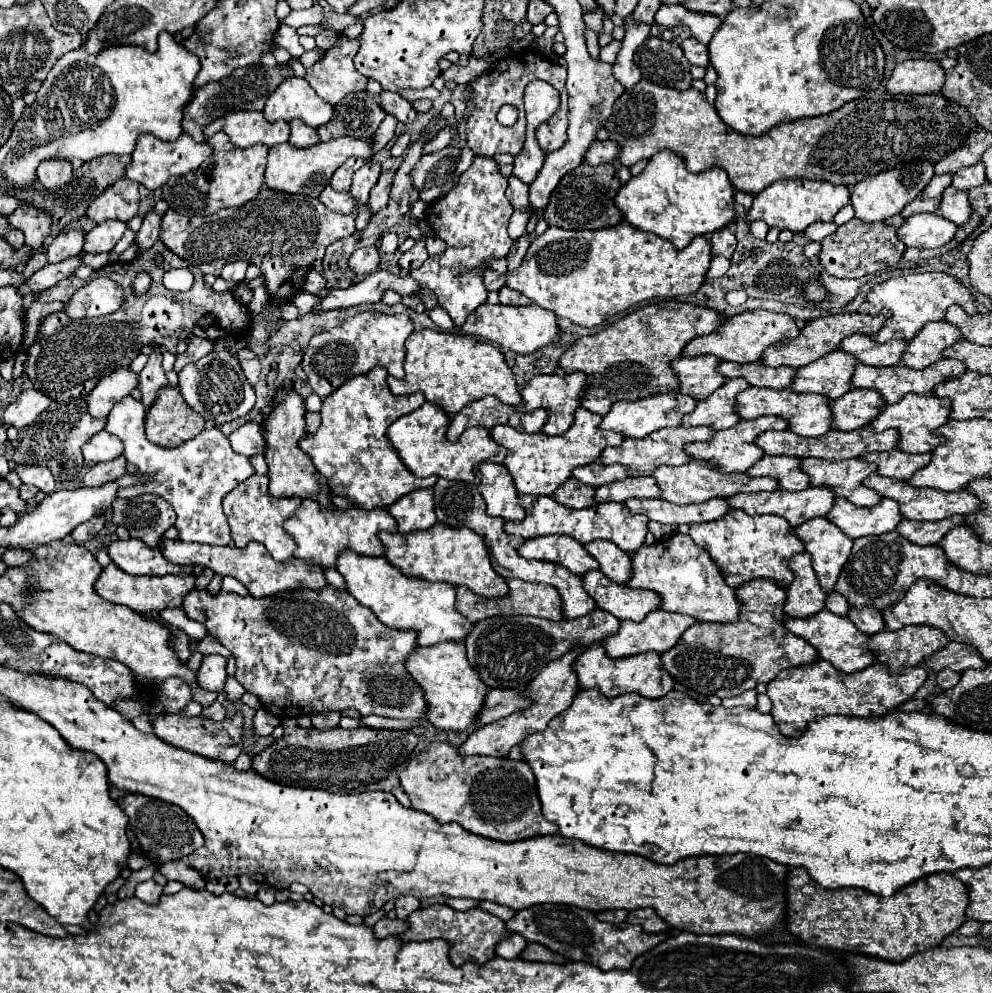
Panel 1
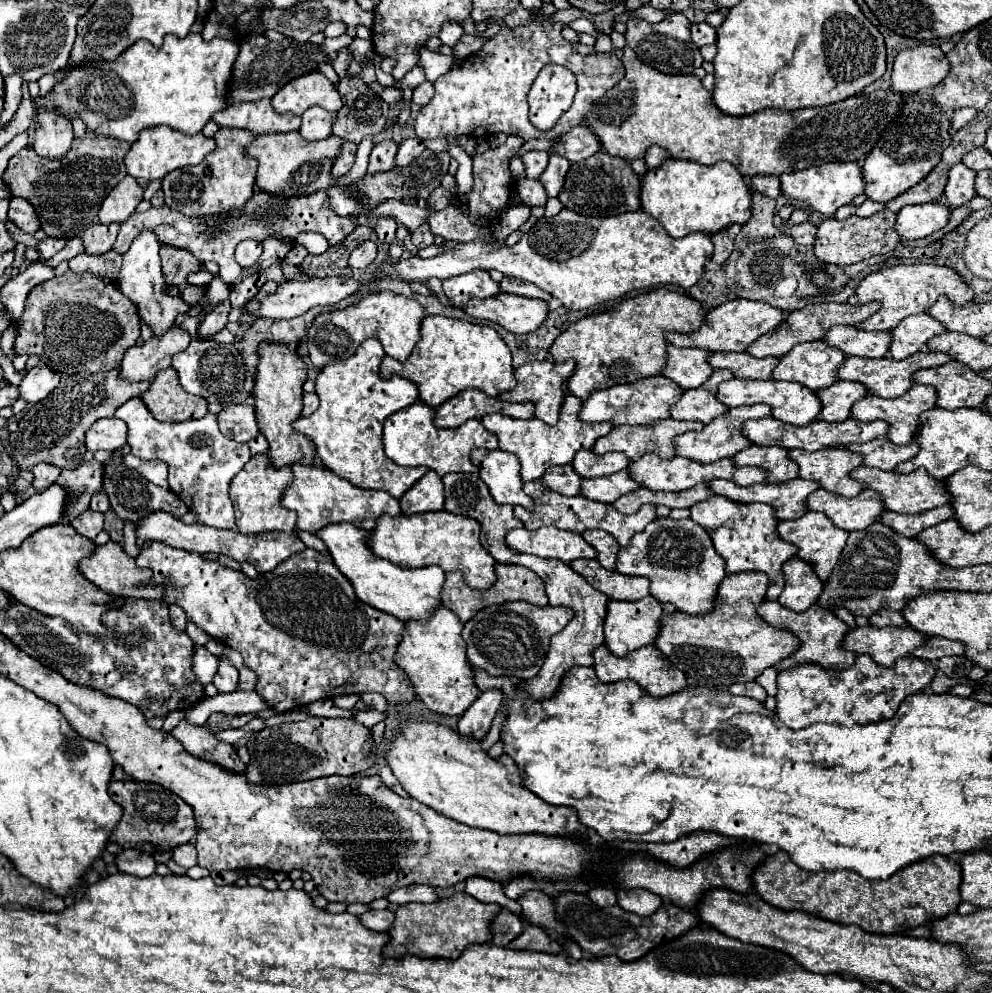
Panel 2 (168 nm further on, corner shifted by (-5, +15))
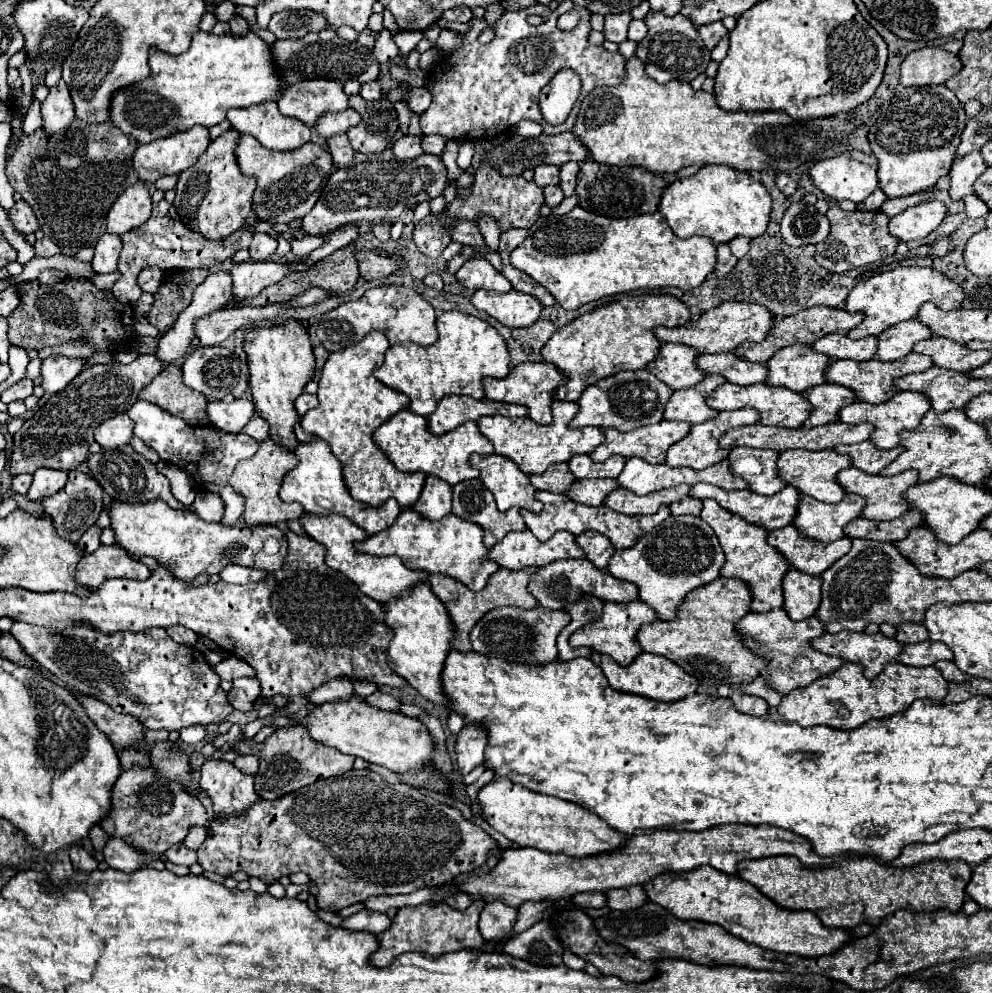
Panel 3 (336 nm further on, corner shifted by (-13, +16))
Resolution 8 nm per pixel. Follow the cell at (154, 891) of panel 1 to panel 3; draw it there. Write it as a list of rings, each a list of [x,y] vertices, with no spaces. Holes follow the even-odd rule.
[[[116,836],[108,838],[102,854],[104,854],[104,860],[110,868],[116,868],[122,872],[134,872],[134,870],[146,866],[148,862],[156,860],[150,854],[138,854],[130,844],[126,844],[124,840],[120,840]]]

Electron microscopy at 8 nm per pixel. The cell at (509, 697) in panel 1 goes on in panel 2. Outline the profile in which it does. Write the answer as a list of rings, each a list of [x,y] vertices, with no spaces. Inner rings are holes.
[[[486,689],[478,695],[478,699],[466,709],[466,713],[458,721],[458,733],[464,737],[484,739],[490,729],[490,723],[496,711],[502,705],[502,691],[500,689]]]

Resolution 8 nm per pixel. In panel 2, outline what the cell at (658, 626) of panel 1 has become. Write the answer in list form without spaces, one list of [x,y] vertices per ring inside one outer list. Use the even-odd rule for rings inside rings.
[[[644,597],[642,601],[608,601],[608,615],[604,623],[604,635],[606,635],[608,649],[614,655],[624,657],[630,651],[636,651],[644,645],[654,643],[654,639],[658,637],[662,629],[662,617],[672,611],[676,611],[676,607],[672,607],[670,603],[660,603],[654,597]]]

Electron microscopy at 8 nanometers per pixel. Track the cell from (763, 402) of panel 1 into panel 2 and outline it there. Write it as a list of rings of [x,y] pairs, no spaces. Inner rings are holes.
[[[732,379],[726,383],[720,383],[718,389],[718,397],[724,405],[728,407],[740,407],[740,405],[756,405],[756,403],[766,403],[772,407],[772,417],[784,421],[784,423],[792,423],[792,425],[808,425],[812,421],[816,421],[816,417],[822,411],[822,403],[818,399],[818,395],[800,385],[800,383],[786,383],[786,381],[756,381],[756,379]]]

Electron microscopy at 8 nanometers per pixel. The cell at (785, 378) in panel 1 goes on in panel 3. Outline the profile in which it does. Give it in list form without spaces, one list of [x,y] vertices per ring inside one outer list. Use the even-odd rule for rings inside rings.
[[[732,352],[728,354],[700,354],[696,358],[696,366],[704,374],[718,374],[726,382],[750,386],[766,380],[768,368],[764,364],[754,364],[748,360],[738,360]]]

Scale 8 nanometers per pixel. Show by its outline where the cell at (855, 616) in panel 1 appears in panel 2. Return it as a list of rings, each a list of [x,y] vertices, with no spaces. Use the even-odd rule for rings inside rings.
[[[878,609],[868,617],[870,625],[874,627],[886,627],[886,625],[894,625],[894,627],[904,627],[906,621],[902,617],[900,611],[892,611],[892,609]]]

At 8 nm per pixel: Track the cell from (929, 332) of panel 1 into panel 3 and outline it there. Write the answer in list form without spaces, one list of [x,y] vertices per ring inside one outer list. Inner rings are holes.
[[[916,318],[908,322],[894,324],[886,328],[884,332],[878,334],[878,350],[876,350],[876,360],[900,360],[904,354],[912,352],[912,346],[924,338],[928,338],[930,332],[920,324]]]

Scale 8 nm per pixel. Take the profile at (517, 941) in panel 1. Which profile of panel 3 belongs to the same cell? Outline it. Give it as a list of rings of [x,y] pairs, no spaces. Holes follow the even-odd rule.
[[[484,904],[478,920],[478,930],[484,940],[504,938],[516,920],[516,908],[504,908],[502,904]]]

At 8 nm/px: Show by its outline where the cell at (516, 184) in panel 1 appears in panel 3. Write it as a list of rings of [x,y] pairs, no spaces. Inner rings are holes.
[[[548,186],[548,188],[544,188],[544,196],[546,196],[546,204],[550,208],[556,208],[564,200],[564,194],[562,194],[560,186]]]

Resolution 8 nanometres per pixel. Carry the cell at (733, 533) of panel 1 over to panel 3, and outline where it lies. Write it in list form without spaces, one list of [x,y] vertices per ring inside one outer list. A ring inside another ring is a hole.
[[[704,500],[704,508],[700,518],[710,524],[714,534],[718,536],[718,542],[726,554],[726,562],[720,570],[720,576],[724,578],[738,578],[748,584],[752,592],[752,604],[750,612],[768,612],[772,608],[782,606],[782,578],[788,572],[788,562],[780,552],[774,552],[772,546],[766,544],[768,532],[764,528],[756,528],[756,524],[748,524],[740,520],[740,516],[732,516],[732,512],[720,508],[714,500]]]

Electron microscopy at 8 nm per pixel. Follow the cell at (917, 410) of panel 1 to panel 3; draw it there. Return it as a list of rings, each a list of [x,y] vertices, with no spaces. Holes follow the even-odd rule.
[[[898,392],[890,400],[874,406],[874,404],[864,404],[864,402],[852,402],[850,406],[840,410],[840,422],[846,424],[860,424],[860,422],[870,422],[874,426],[874,432],[870,434],[870,442],[880,448],[880,450],[890,450],[898,446],[900,442],[900,432],[902,430],[912,430],[924,412],[930,410],[930,402],[926,396],[920,396],[920,392]]]

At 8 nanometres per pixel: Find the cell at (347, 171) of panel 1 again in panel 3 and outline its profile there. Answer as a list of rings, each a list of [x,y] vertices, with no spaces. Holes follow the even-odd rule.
[[[336,134],[332,136],[328,142],[328,150],[332,154],[332,160],[334,160],[334,166],[336,168],[348,168],[354,160],[354,148],[350,146],[350,140],[346,134]]]

